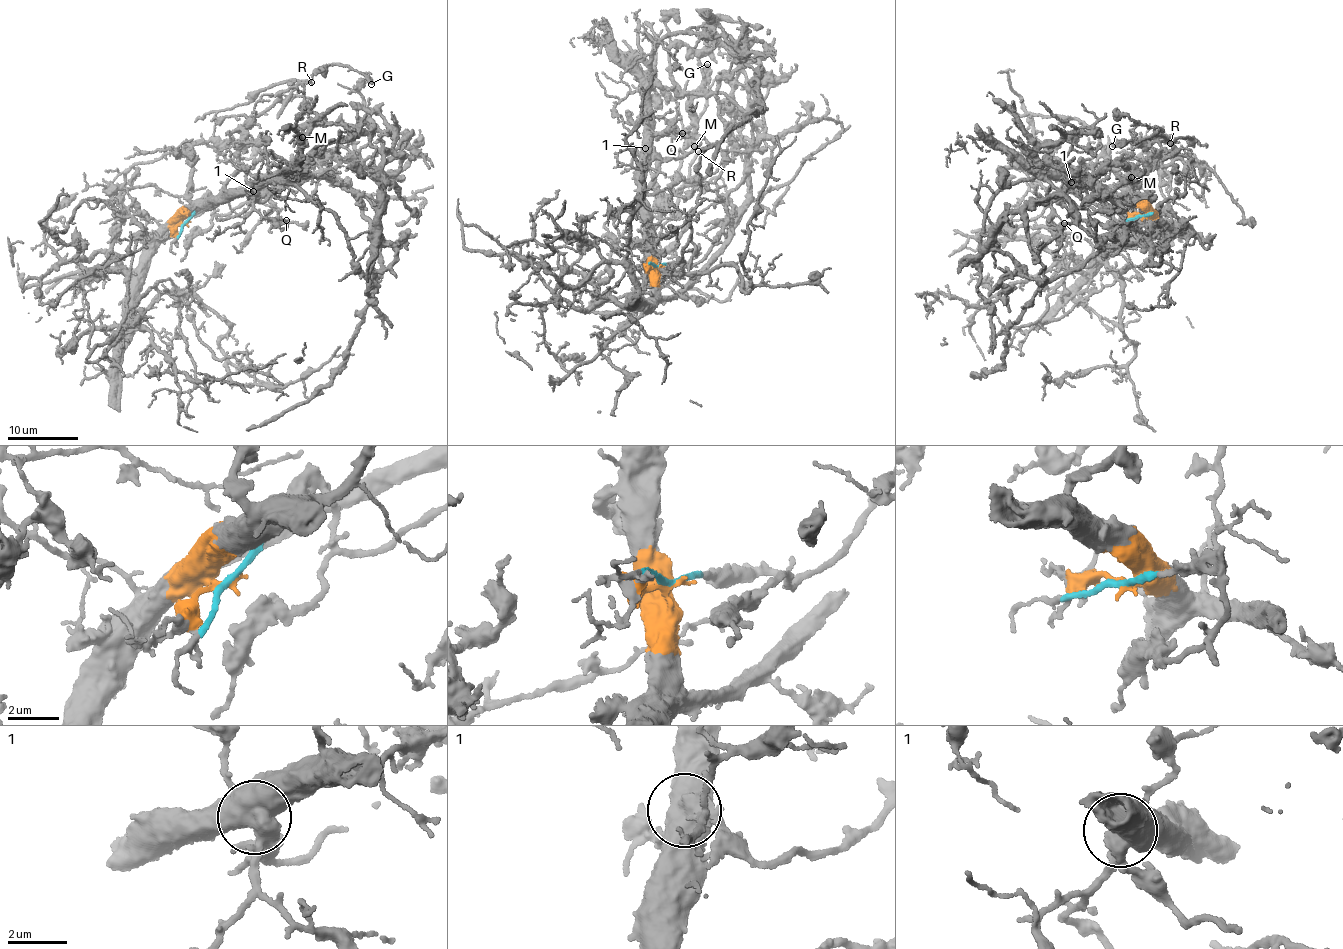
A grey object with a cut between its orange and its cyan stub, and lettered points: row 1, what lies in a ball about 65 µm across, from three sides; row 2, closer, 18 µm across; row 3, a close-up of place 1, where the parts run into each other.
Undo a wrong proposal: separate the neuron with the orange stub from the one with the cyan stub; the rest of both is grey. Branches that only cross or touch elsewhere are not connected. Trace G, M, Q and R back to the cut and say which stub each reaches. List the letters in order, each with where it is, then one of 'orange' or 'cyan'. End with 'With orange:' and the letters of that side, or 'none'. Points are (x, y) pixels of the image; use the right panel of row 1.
G: at (1112, 146); orange
M: at (1131, 177); orange
Q: at (1064, 223); orange
R: at (1170, 143); orange
With orange: G, M, Q, R

